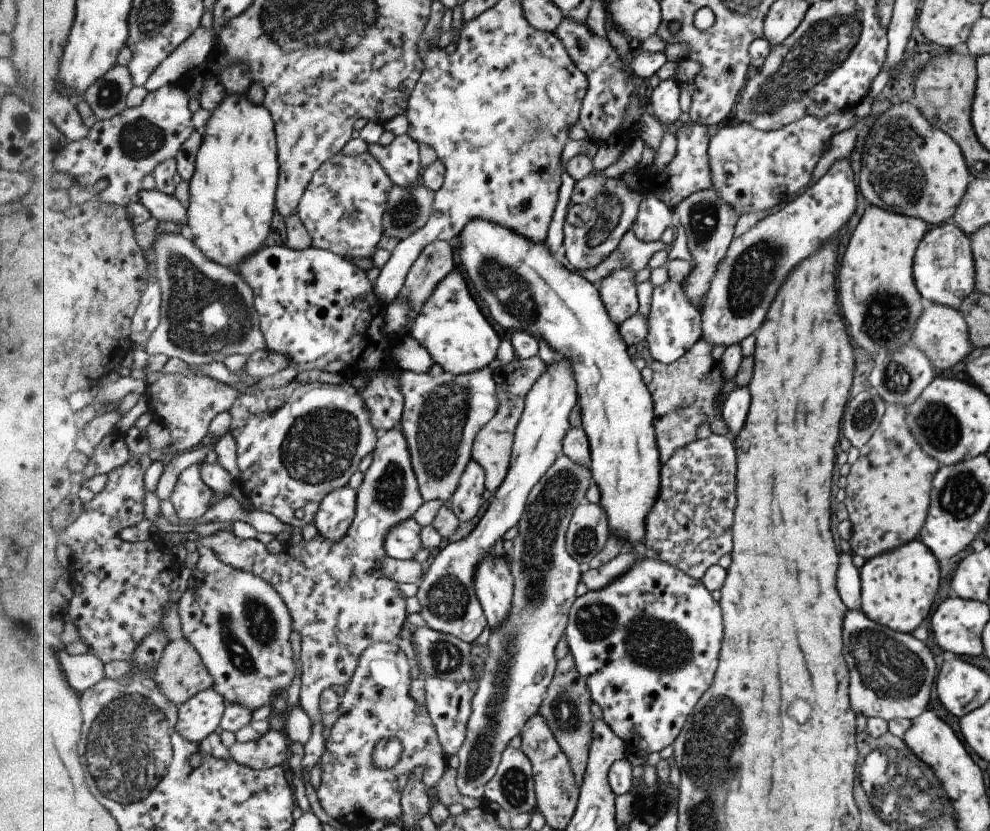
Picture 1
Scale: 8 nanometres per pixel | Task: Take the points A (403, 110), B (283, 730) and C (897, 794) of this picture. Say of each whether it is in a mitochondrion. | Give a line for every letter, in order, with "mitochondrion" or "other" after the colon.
A: other
B: other
C: mitochondrion

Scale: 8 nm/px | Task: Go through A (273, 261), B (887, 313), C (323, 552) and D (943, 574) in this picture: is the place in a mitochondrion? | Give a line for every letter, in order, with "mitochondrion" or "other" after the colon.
A: other
B: mitochondrion
C: other
D: other

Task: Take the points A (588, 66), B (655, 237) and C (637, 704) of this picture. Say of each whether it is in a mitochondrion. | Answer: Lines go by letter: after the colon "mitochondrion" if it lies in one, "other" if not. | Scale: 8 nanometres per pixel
A: other
B: other
C: other

